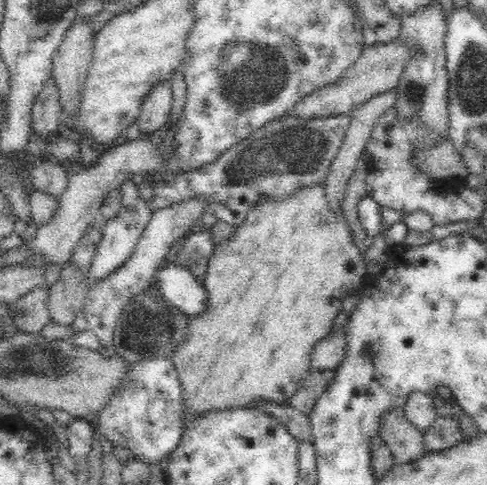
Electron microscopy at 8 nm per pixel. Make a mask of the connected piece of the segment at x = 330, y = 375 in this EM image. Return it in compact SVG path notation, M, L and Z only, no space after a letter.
M312 370L304 378L306 386L300 386L298 392L288 400L286 406L308 416L314 410L318 396L328 388L330 382L334 382L334 376L336 376L336 370Z

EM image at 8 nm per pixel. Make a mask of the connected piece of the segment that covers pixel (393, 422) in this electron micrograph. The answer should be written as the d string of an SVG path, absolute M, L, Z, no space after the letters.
M390 408L382 416L380 438L390 446L396 464L408 464L426 456L424 432L420 432L402 408Z

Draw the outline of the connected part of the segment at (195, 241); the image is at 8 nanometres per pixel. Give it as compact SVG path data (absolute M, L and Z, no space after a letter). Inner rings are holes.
M204 228L202 232L192 232L192 234L184 236L184 248L176 250L174 264L190 268L190 272L202 284L204 268L206 268L208 258L212 256L214 248L216 248L216 242L210 236L210 228Z

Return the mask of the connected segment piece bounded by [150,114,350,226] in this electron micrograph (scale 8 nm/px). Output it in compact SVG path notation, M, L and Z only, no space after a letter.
M348 114L336 116L314 116L298 118L288 116L284 120L274 120L264 128L254 130L250 136L226 150L214 164L176 174L172 178L160 178L154 196L150 198L152 210L170 208L188 198L206 198L206 210L214 210L218 222L228 222L240 226L246 218L248 208L260 200L286 200L294 190L314 186L324 182L334 158L338 156L346 130L350 126Z

